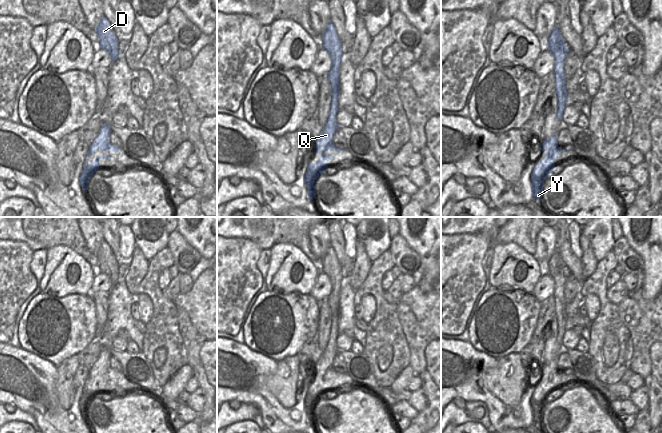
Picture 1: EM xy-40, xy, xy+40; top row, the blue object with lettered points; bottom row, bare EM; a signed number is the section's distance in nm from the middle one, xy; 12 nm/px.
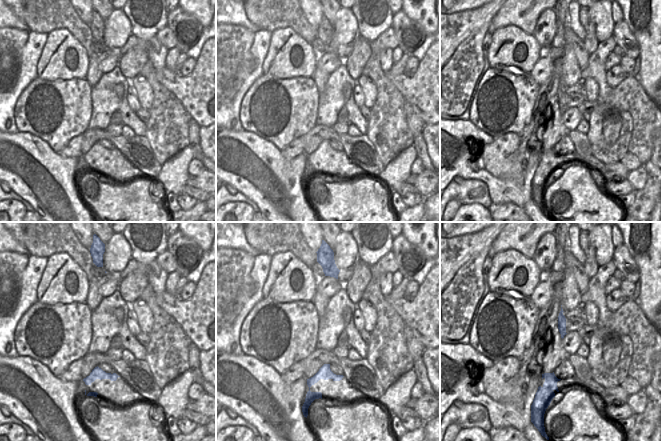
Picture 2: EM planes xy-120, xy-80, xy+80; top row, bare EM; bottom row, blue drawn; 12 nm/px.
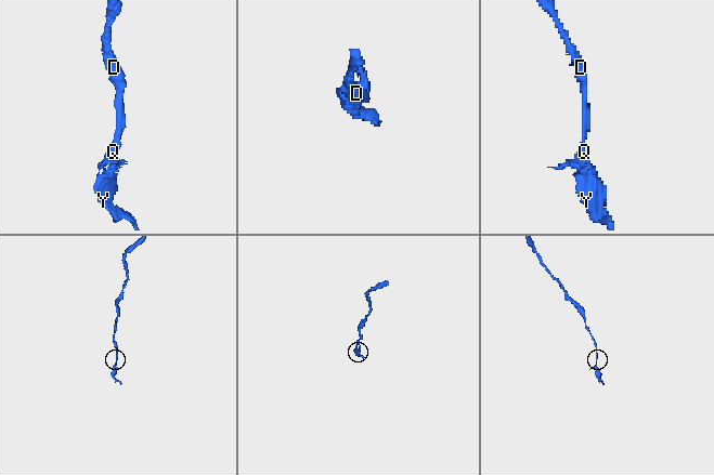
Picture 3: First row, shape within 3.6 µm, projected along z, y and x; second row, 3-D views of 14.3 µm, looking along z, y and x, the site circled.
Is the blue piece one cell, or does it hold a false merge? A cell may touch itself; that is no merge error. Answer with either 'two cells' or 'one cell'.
two cells

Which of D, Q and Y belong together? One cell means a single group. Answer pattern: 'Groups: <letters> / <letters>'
Groups: D / Q Y.

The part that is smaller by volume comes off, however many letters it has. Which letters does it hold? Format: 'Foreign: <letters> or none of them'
Foreign: Q, Y.

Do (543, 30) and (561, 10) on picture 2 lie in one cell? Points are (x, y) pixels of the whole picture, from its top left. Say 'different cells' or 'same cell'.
different cells

